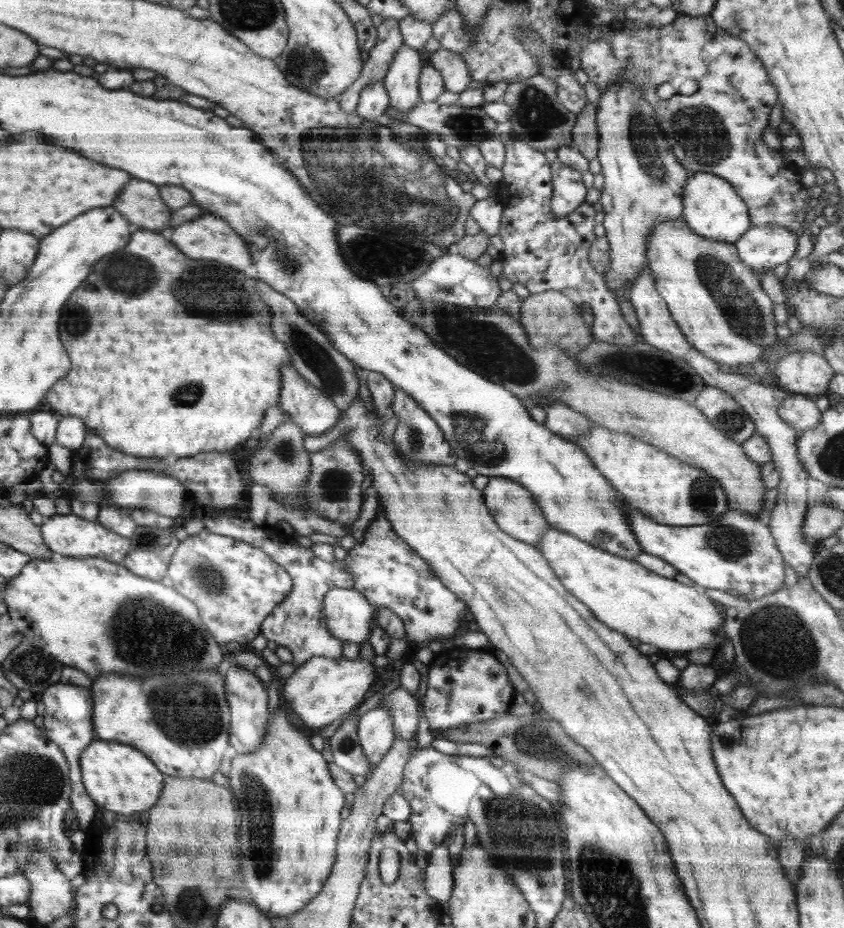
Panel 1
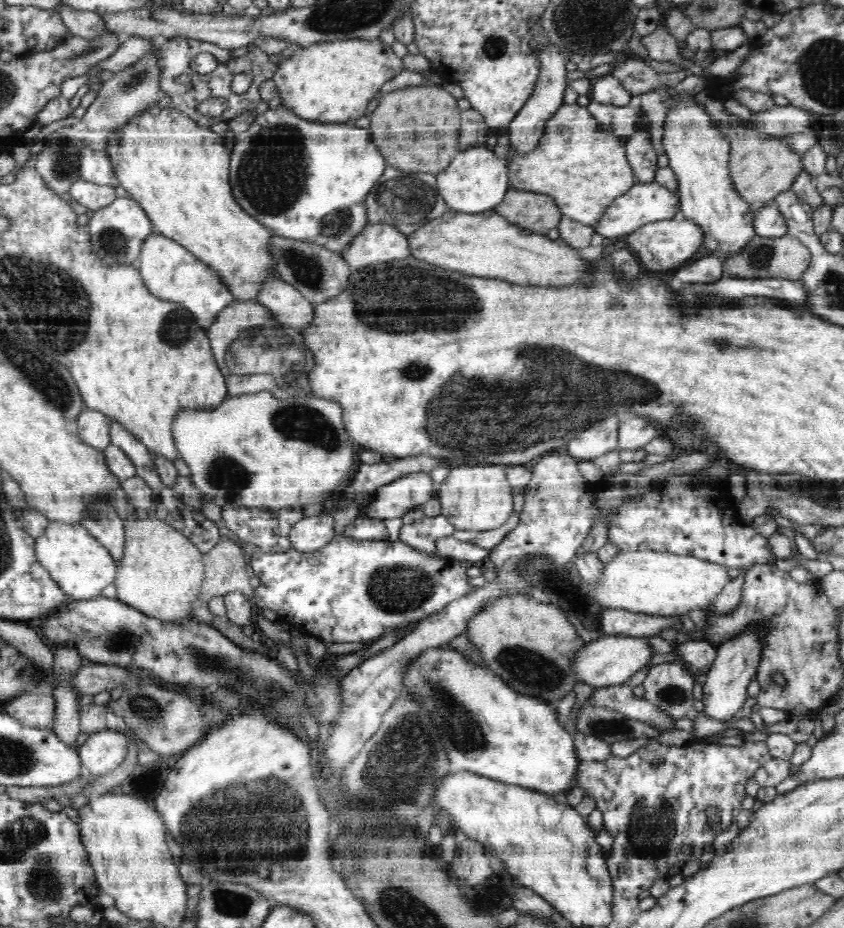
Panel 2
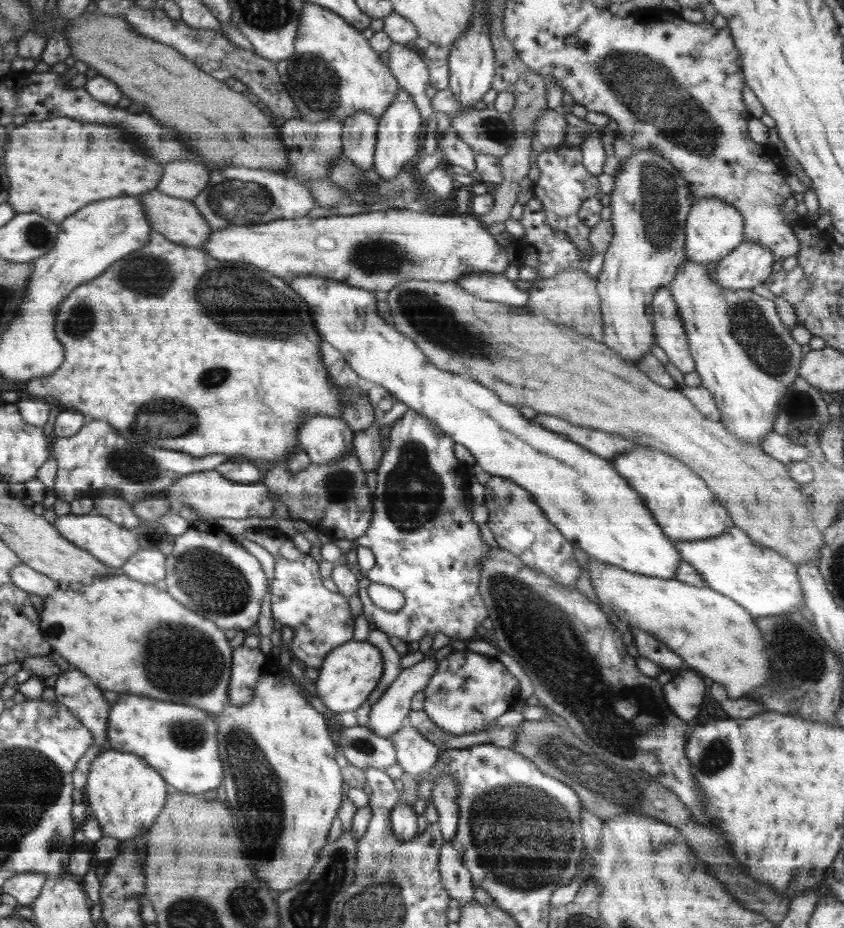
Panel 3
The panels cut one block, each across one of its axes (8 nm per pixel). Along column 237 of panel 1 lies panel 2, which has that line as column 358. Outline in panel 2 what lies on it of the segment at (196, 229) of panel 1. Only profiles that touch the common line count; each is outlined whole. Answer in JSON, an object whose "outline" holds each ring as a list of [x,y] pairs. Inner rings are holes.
{"outline":[[[370,223],[358,233],[343,250],[341,258],[351,270],[366,266],[388,263],[411,257],[408,237],[393,226],[384,223]]]}

